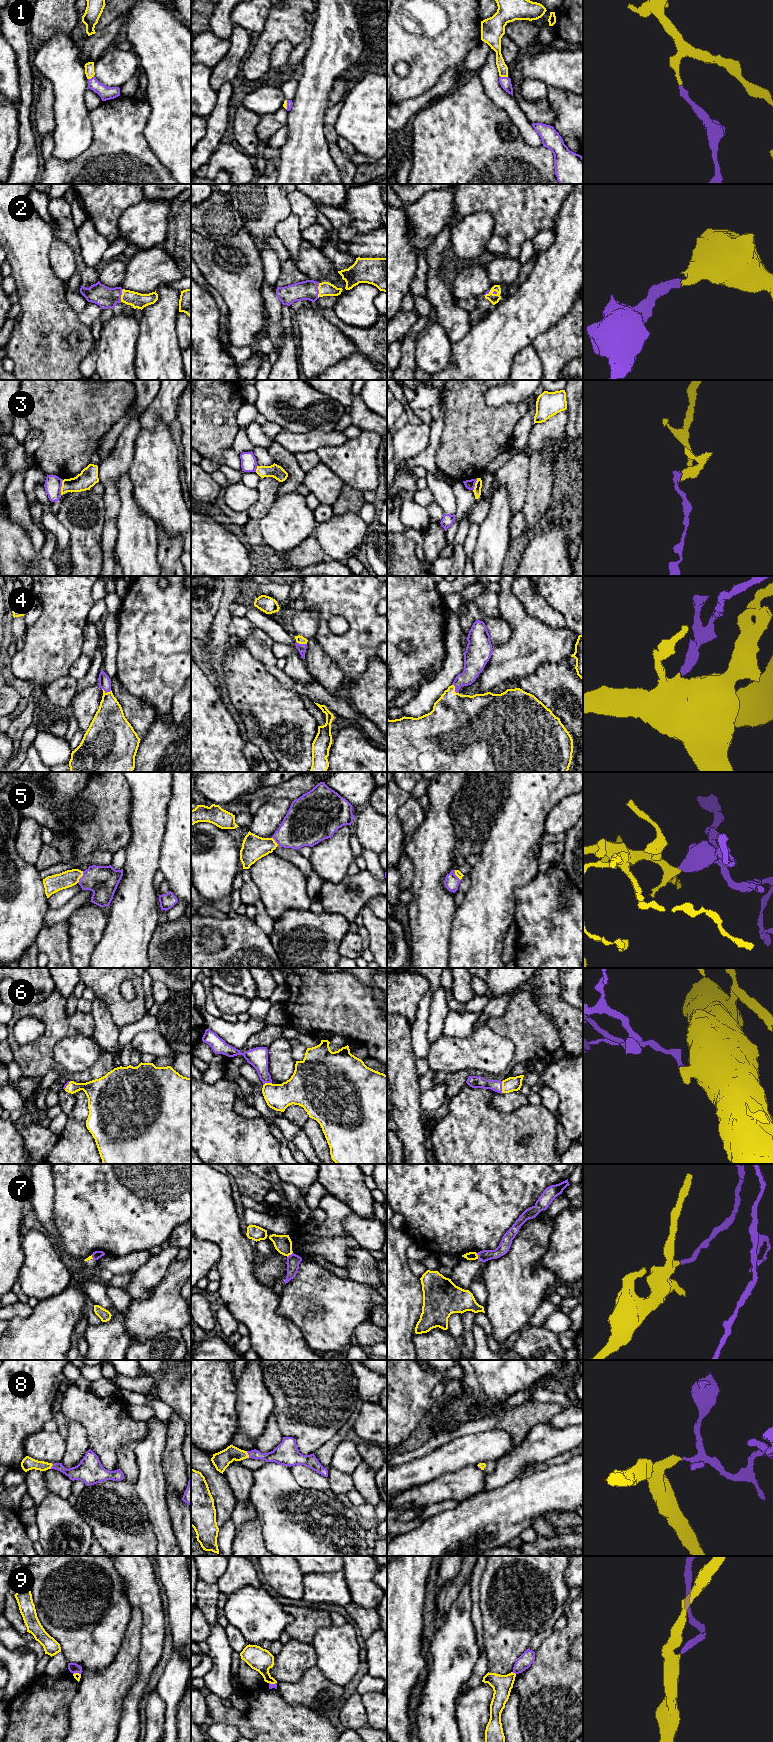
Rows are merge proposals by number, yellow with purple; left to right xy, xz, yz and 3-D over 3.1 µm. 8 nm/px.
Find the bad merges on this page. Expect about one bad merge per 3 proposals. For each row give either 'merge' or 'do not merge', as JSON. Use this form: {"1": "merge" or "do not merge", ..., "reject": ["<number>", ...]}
{"1": "merge", "2": "merge", "3": "do not merge", "4": "merge", "5": "merge", "6": "merge", "7": "do not merge", "8": "merge", "9": "do not merge", "reject": ["3", "7", "9"]}

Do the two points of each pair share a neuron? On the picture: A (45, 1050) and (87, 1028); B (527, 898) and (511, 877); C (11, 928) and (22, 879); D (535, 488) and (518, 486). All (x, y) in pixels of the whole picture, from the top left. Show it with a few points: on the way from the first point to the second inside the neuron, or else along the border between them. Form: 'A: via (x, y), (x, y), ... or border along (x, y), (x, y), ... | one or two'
A: via (52, 1039), (64, 1027), (76, 1027) | one
B: border along (537, 873), (533, 878), (515, 890), (514, 911) | two
C: via (11, 916), (11, 905), (22, 891) | one
D: border along (529, 464), (528, 491), (521, 510) | two

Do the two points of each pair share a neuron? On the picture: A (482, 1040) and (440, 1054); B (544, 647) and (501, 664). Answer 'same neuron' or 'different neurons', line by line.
A: same neuron
B: same neuron

